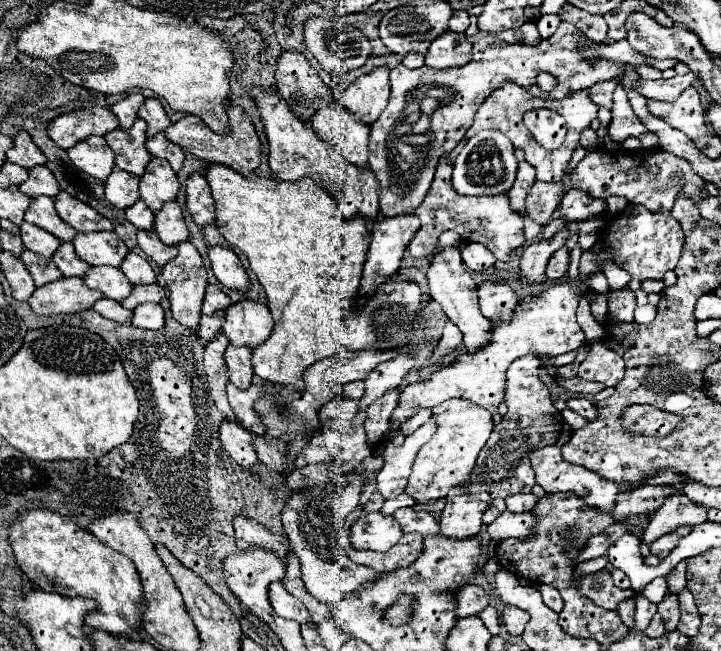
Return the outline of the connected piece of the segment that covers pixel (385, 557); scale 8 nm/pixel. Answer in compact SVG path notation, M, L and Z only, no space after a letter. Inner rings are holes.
M403 534L403 538L387 552L361 552L361 550L351 550L351 544L345 548L345 556L351 558L353 562L361 566L369 566L377 570L379 574L391 572L397 568L411 566L419 554L423 552L423 536L421 534Z

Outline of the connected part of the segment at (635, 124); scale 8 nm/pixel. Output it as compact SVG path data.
M618 84L613 93L613 120L609 124L609 138L613 142L623 142L629 136L641 138L647 134L647 128L641 124L641 120L635 116L629 103L627 94L621 84Z

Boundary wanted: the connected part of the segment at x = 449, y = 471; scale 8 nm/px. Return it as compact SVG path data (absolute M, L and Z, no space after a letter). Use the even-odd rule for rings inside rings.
M453 398L453 400L439 404L439 408L433 410L433 416L439 422L439 430L417 452L417 458L411 468L409 484L407 484L407 494L415 498L417 502L447 498L447 492L455 486L467 488L471 484L469 474L475 468L477 454L481 452L481 448L485 446L493 430L491 412L475 406L473 402L461 400L461 398Z

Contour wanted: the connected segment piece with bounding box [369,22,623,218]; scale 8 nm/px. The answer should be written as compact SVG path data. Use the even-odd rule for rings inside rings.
M561 22L555 36L541 40L539 46L507 44L495 34L487 34L481 38L481 44L473 44L473 60L467 66L451 70L431 70L429 66L423 66L409 70L399 64L391 70L391 98L379 122L371 126L369 138L369 168L379 180L379 204L383 216L393 218L415 212L427 196L439 158L449 154L461 142L467 128L473 124L477 108L503 82L515 82L535 96L541 96L537 74L549 72L557 78L557 86L547 92L549 98L555 100L591 88L597 82L613 78L623 82L623 70L617 68L615 62L593 62L579 54L579 42L583 42L583 38L585 34L569 22ZM423 118L427 118L429 126L423 126Z

